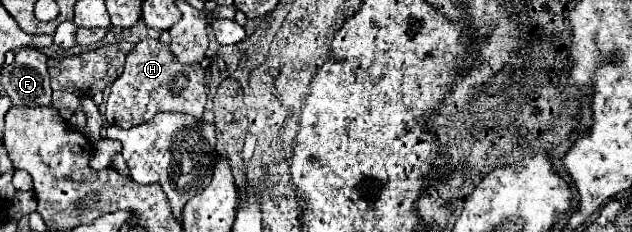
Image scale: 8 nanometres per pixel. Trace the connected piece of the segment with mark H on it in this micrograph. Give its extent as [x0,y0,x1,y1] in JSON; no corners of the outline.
[106,39,206,129]

